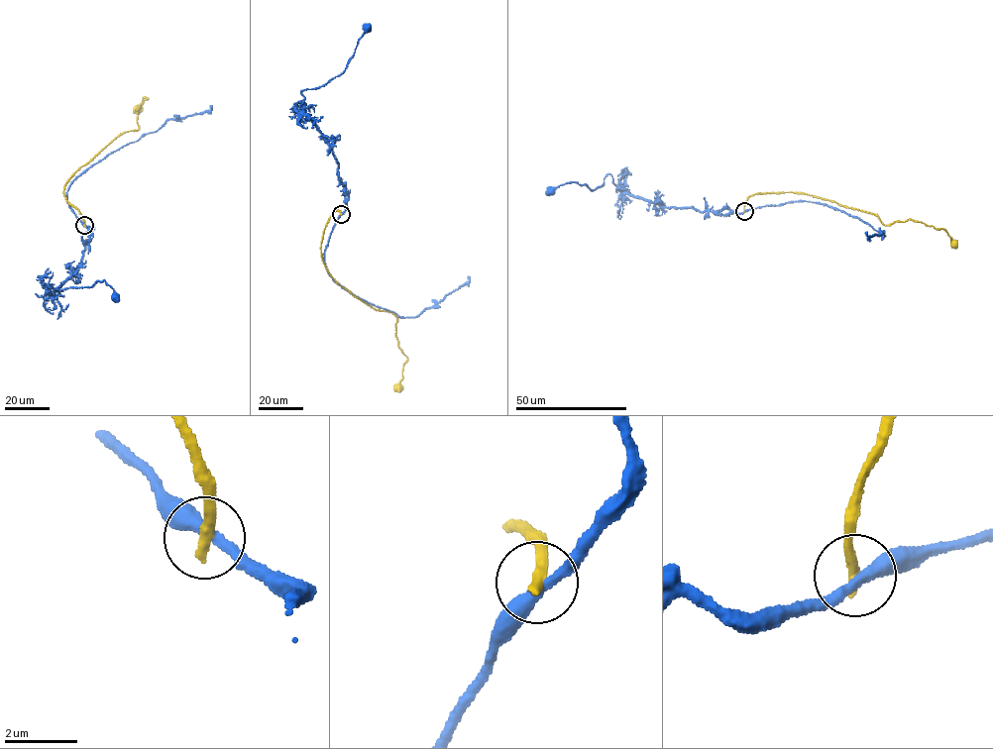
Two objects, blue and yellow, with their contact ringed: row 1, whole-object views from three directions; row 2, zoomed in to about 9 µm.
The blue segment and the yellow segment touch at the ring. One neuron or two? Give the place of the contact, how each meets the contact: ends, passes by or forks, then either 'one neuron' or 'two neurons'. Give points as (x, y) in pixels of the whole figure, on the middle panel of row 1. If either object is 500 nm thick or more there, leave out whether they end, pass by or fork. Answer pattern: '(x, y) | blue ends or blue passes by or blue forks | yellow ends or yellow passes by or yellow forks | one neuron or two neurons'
(341, 214) | blue passes by | yellow ends | two neurons

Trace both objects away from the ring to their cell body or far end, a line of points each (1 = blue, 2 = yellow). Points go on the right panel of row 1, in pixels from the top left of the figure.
1: (744, 211), (703, 212), (659, 206), (620, 191), (608, 173), (603, 185), (595, 190), (574, 182), (551, 192)
2: (744, 211), (750, 196), (797, 192), (877, 215), (885, 225), (911, 219), (943, 229), (953, 244)

